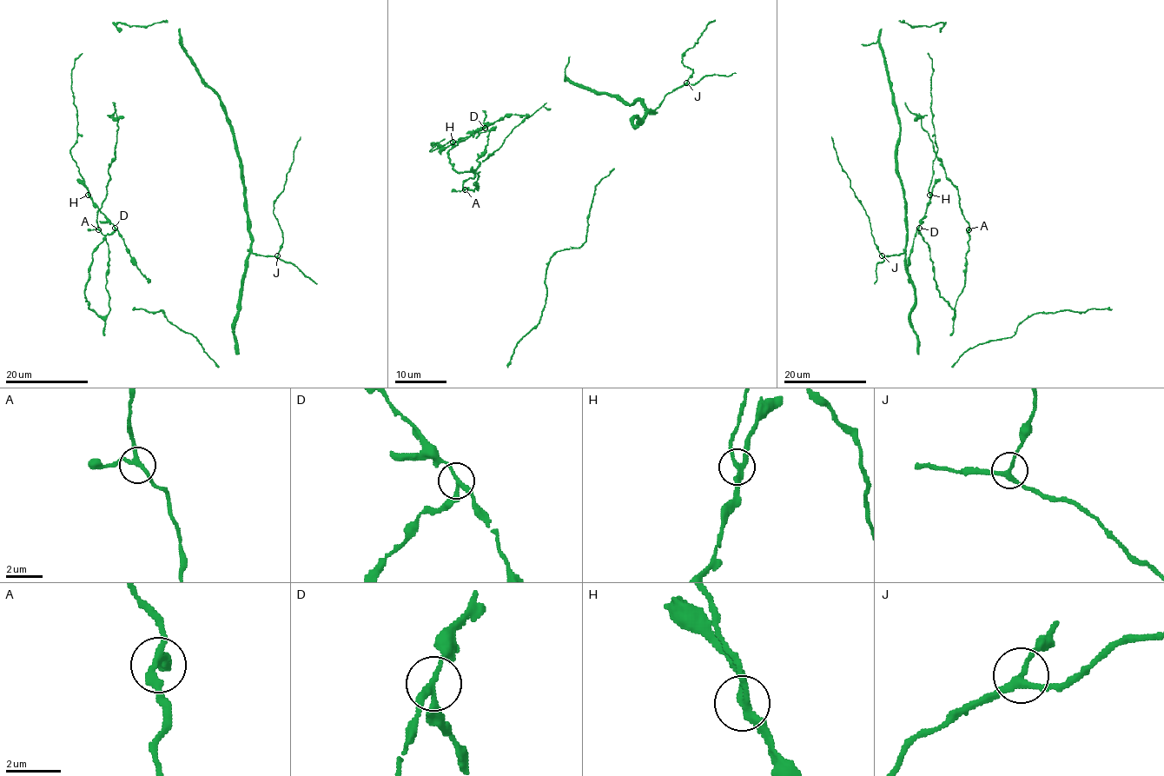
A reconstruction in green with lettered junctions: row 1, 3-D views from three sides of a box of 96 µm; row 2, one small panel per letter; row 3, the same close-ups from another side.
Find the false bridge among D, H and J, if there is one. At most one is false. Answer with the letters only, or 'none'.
D

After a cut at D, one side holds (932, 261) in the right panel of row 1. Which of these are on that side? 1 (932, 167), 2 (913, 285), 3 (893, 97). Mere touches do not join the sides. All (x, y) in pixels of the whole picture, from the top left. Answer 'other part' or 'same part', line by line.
1: other part
2: other part
3: other part

